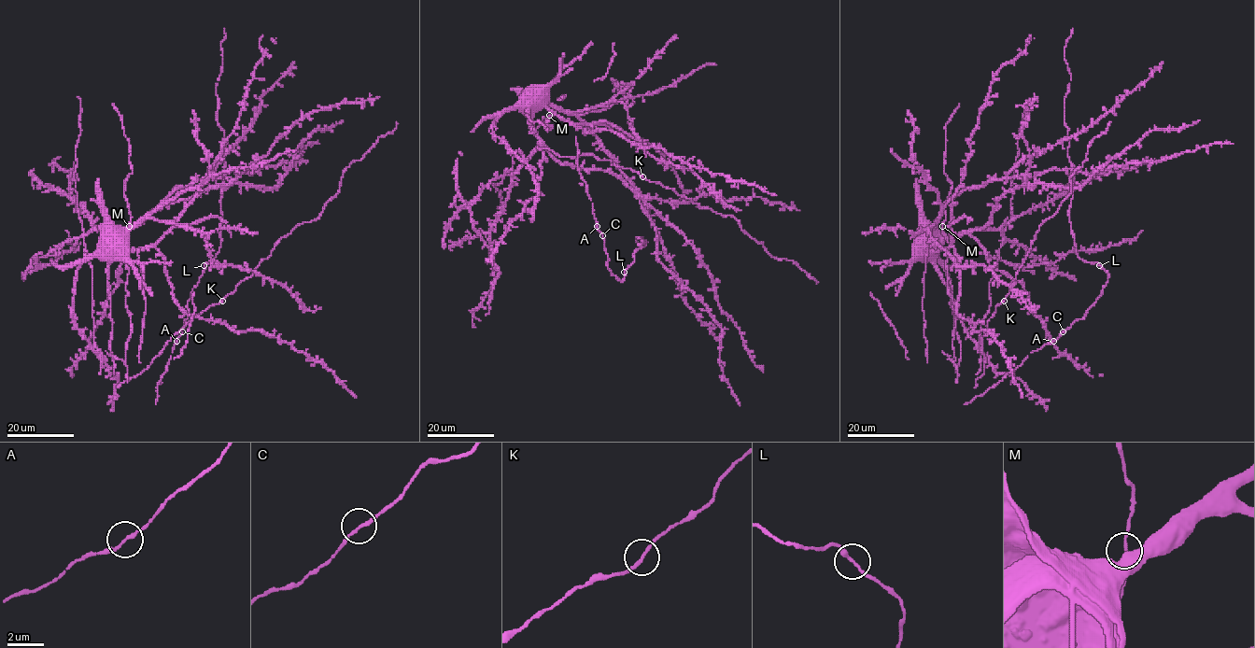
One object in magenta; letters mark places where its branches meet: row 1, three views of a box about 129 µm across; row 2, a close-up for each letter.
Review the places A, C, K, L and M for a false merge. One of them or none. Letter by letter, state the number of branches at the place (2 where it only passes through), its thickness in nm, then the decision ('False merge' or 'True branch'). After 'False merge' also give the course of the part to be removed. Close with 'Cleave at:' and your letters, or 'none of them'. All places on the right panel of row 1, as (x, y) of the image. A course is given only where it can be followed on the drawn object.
A: Branches: 2. Thickness 170 nm. True branch
C: Branches: 2. Thickness 160 nm. True branch
K: Branches: 2. Thickness 180 nm. True branch
L: Branches: 2. Thickness 200 nm. True branch
M: Branches: 2. Thickness 170 nm. True branch
Cleave at: none of them

